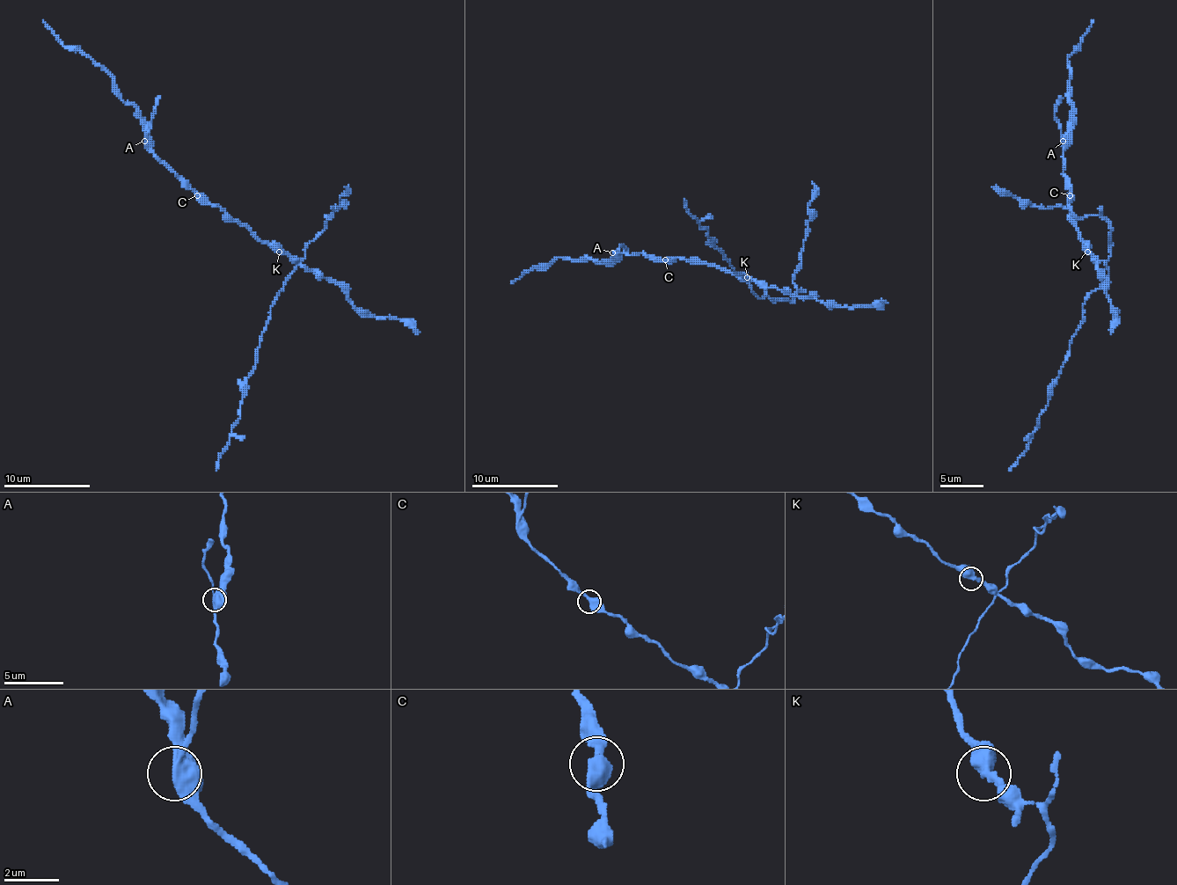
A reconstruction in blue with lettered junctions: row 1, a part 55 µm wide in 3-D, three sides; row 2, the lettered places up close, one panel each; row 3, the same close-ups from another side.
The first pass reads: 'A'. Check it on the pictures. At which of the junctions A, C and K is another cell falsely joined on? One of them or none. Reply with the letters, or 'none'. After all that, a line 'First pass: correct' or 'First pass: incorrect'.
A
First pass: correct

